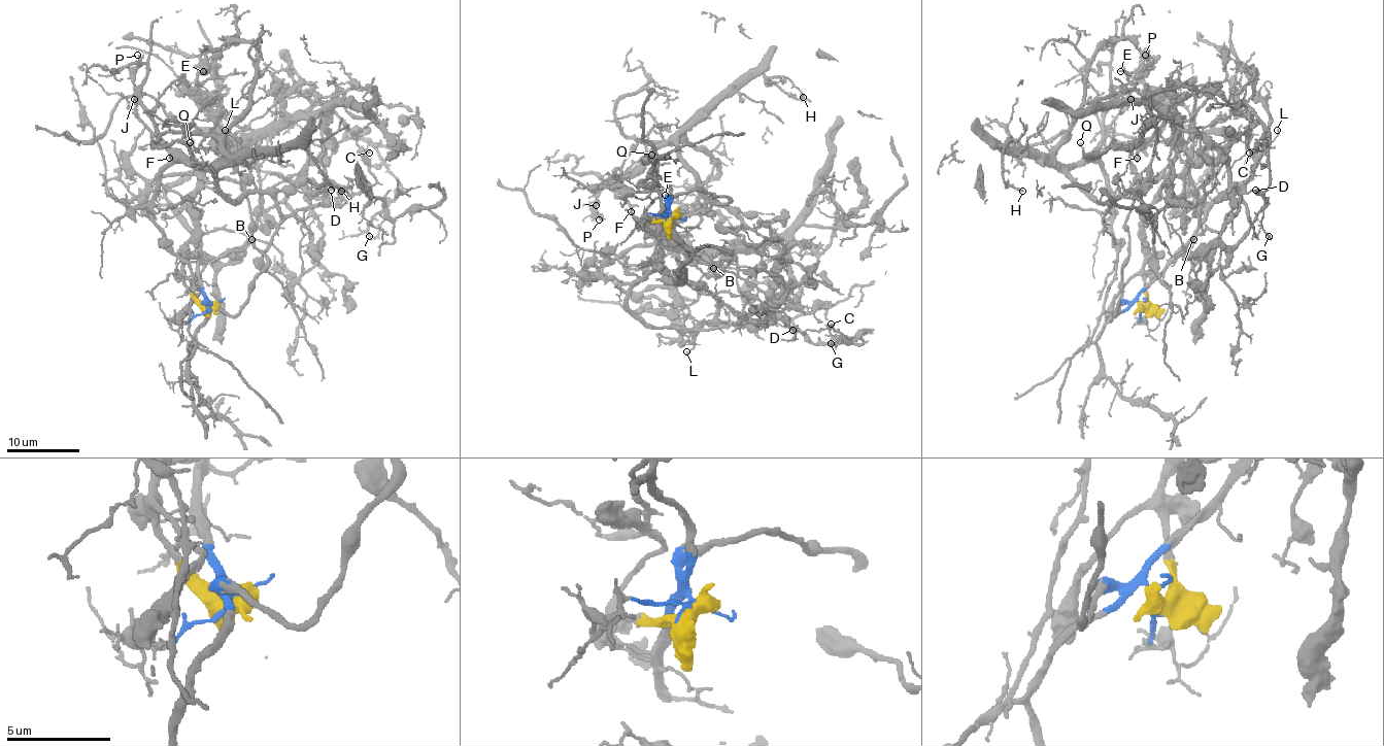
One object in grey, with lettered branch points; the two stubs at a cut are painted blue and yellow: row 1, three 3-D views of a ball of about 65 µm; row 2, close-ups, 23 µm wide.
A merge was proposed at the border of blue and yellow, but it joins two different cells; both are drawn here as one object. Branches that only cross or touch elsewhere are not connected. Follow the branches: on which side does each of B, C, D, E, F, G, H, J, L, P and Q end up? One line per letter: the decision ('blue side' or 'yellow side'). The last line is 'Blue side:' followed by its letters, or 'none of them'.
B: blue side
C: blue side
D: blue side
E: yellow side
F: yellow side
G: blue side
H: yellow side
J: yellow side
L: blue side
P: yellow side
Q: yellow side
Blue side: B, C, D, G, L

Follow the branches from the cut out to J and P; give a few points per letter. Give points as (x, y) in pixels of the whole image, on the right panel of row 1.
J: (1141, 308), (1147, 287), (1140, 275), (1105, 306), (1116, 242), (1112, 195), (1098, 142), (1131, 98)
P: (1141, 308), (1147, 287), (1140, 275), (1105, 306), (1116, 242), (1098, 147), (1112, 93), (1134, 76), (1145, 55)

